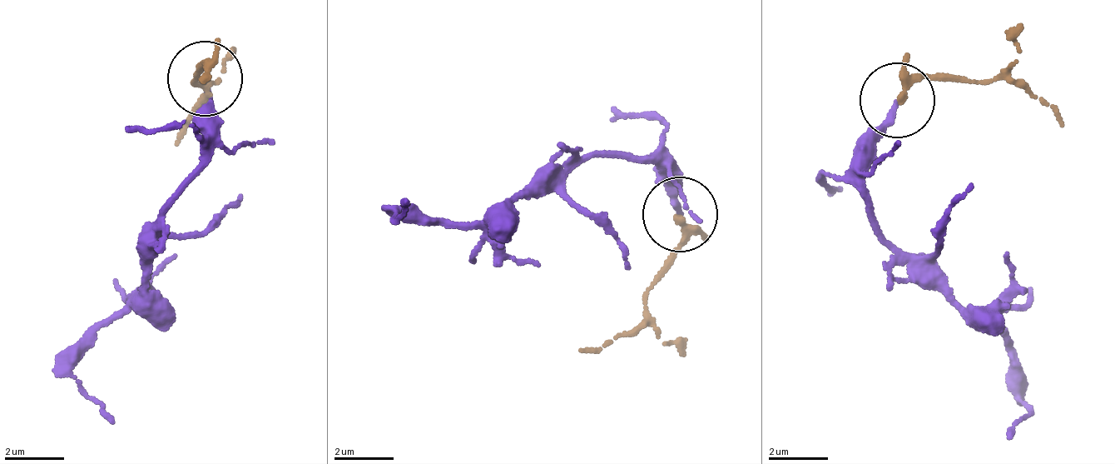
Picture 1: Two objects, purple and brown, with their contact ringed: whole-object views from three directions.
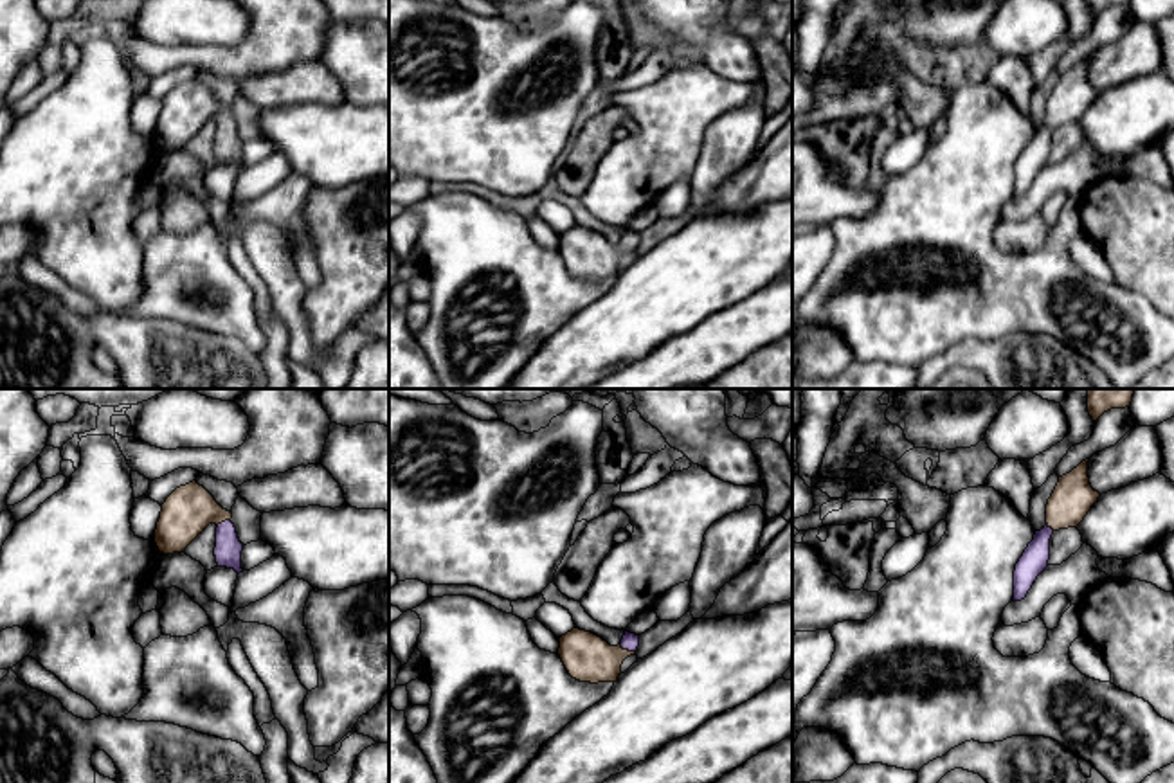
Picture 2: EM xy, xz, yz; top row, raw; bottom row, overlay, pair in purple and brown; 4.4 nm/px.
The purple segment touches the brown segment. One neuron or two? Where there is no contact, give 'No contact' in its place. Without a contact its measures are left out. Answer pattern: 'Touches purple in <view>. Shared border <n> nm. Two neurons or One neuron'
Touches purple in xz. Shared border 80 nm. One neuron

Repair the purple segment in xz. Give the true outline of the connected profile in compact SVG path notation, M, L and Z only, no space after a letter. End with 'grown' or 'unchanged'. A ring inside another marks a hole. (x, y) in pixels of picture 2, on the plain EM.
M573 225L560 236L558 252L569 272L580 279L616 279L621 261L634 252L639 243L639 232L625 227L618 243L610 243L601 234Z; grown

